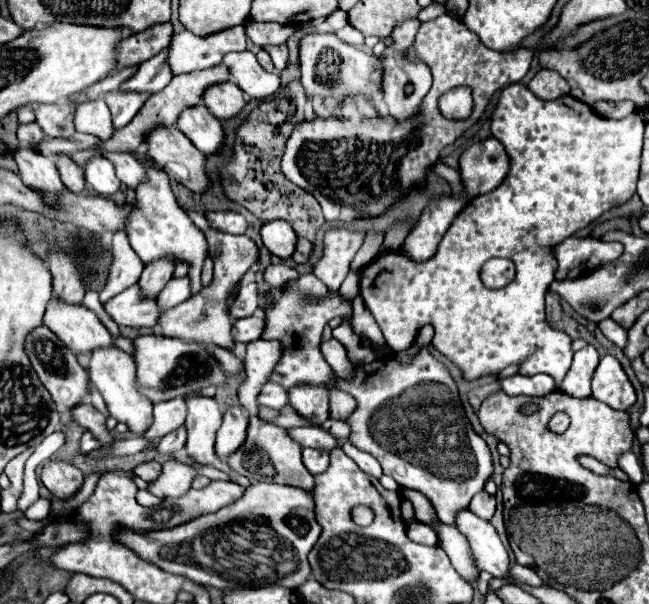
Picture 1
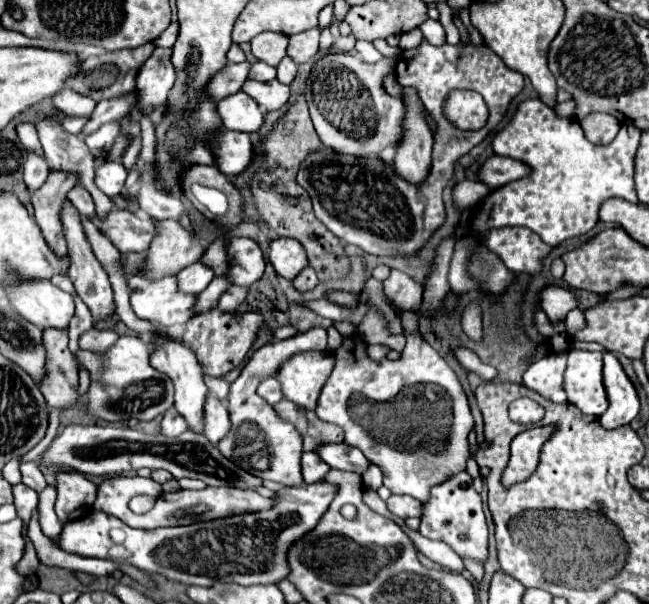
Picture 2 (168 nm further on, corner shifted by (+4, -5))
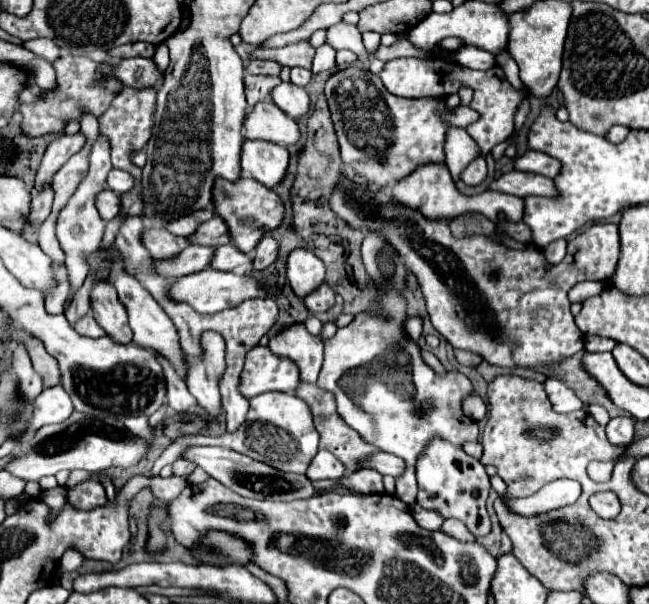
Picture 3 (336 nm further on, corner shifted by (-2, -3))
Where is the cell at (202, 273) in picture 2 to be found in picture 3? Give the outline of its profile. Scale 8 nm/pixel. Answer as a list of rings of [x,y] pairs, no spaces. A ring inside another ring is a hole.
[[[232,243],[230,245],[222,245],[218,247],[218,251],[214,253],[214,263],[210,263],[210,269],[218,269],[218,271],[232,271],[238,265],[244,263],[252,263],[252,257],[238,251]]]

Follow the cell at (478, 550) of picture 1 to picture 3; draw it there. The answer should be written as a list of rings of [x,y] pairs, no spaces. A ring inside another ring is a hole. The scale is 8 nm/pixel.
[[[434,437],[418,457],[416,479],[418,479],[418,503],[422,507],[436,509],[446,519],[456,517],[464,521],[476,537],[484,537],[490,533],[490,519],[486,513],[486,499],[492,487],[490,475],[486,473],[484,465],[478,459],[466,455],[462,447],[454,447],[452,443]]]

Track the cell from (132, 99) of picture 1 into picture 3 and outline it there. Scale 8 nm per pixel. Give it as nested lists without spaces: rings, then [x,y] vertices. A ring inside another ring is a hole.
[[[98,137],[96,143],[92,145],[92,153],[90,153],[90,171],[86,175],[86,179],[78,185],[78,191],[70,197],[70,201],[62,207],[62,211],[58,213],[58,221],[56,221],[56,239],[66,255],[66,267],[68,267],[68,281],[72,291],[78,291],[78,287],[82,287],[84,279],[86,279],[86,271],[88,269],[88,255],[94,253],[98,249],[98,243],[102,241],[102,231],[104,231],[104,219],[100,217],[98,209],[96,209],[96,195],[100,191],[106,189],[106,175],[112,169],[110,163],[110,155],[108,155],[110,147],[106,143],[106,137]]]

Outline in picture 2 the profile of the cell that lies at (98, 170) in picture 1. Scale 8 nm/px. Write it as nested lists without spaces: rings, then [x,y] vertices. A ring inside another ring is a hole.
[[[104,161],[102,165],[96,167],[94,183],[108,197],[116,197],[122,191],[126,177],[128,177],[128,171],[124,169],[124,165],[120,165],[116,161]]]

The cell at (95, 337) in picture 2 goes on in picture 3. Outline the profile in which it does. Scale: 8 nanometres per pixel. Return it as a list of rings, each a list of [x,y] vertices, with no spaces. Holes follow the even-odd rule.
[[[86,315],[86,317],[78,319],[78,321],[74,323],[74,329],[76,329],[80,335],[84,335],[84,337],[102,337],[102,335],[106,335],[104,329],[94,321],[92,315]]]

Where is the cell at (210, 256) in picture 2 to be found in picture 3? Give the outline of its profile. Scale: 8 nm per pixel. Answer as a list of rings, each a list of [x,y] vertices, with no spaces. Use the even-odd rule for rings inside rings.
[[[240,179],[238,183],[226,181],[226,193],[224,197],[216,197],[216,213],[226,219],[230,227],[230,237],[236,243],[240,251],[252,253],[258,245],[258,241],[270,233],[272,229],[280,227],[284,219],[284,201],[280,199],[278,193],[268,189],[266,185],[254,181],[254,179]]]

